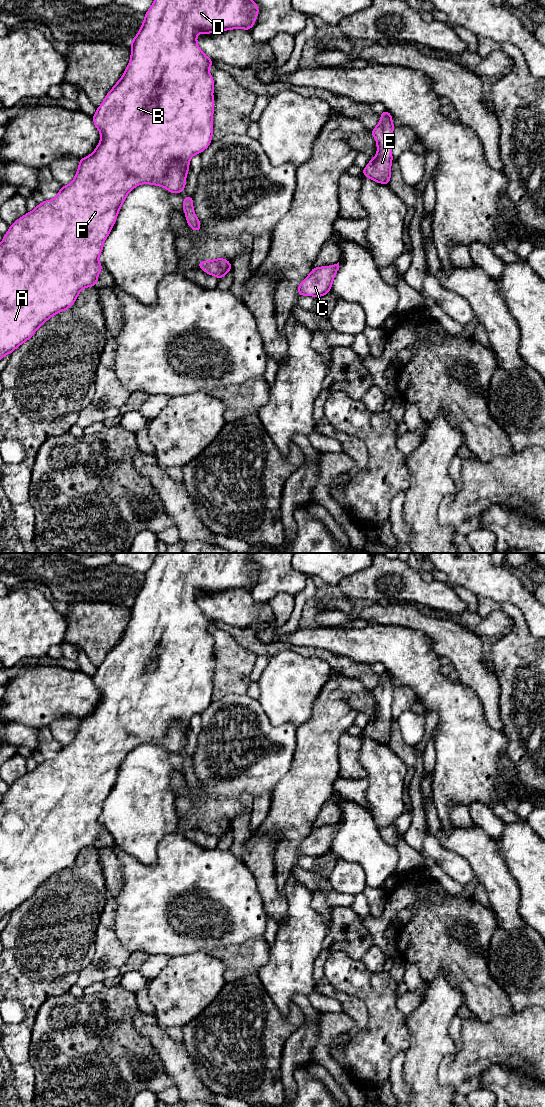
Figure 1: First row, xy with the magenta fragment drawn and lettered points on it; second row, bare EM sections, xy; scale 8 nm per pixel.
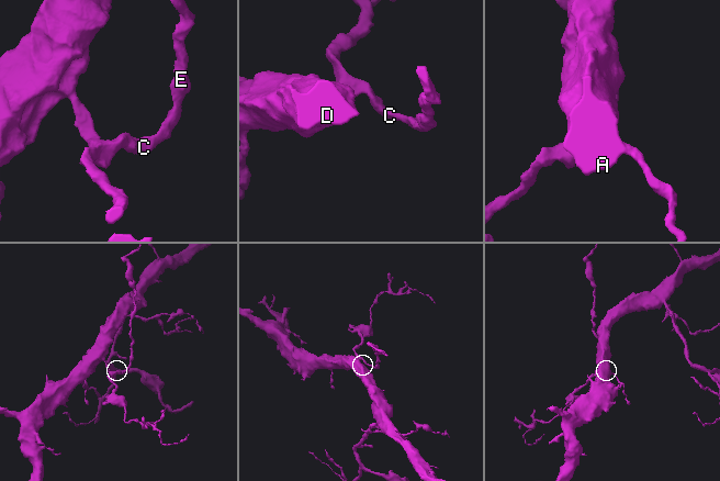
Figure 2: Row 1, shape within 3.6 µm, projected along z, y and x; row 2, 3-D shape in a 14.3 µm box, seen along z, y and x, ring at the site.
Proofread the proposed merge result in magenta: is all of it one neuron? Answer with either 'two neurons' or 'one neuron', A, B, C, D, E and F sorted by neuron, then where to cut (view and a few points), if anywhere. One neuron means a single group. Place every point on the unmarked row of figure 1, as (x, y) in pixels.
one neuron; A B C D E F; no cut

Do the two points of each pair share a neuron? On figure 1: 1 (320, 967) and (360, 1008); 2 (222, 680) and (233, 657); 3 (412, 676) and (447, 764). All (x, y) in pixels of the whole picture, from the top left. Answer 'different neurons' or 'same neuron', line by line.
1: same neuron
2: same neuron
3: same neuron

